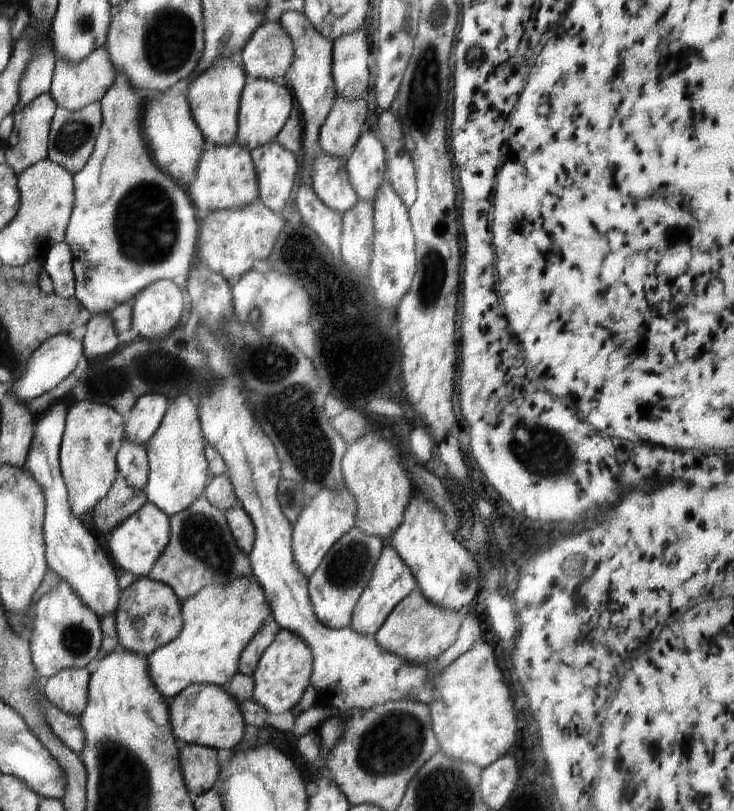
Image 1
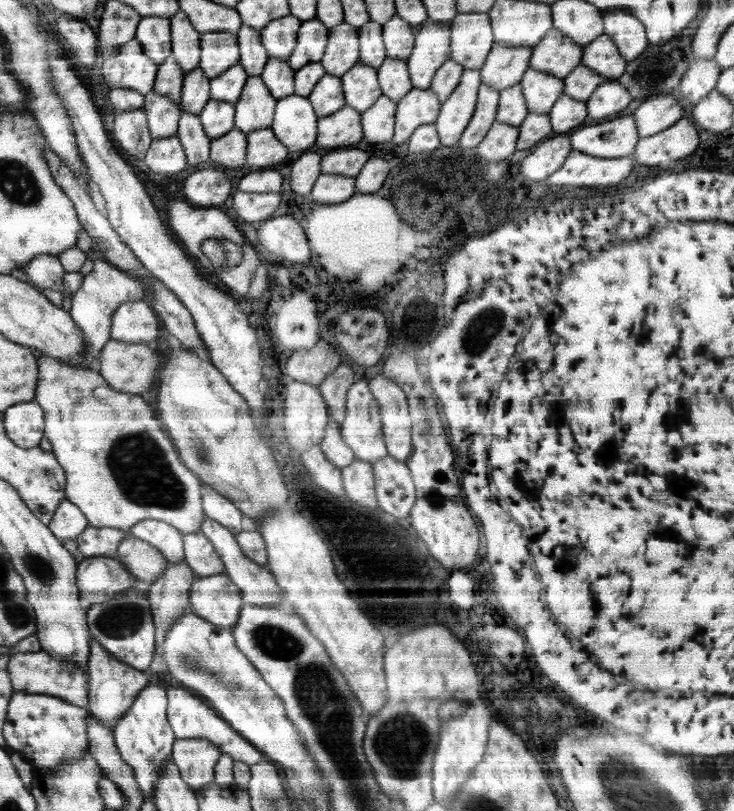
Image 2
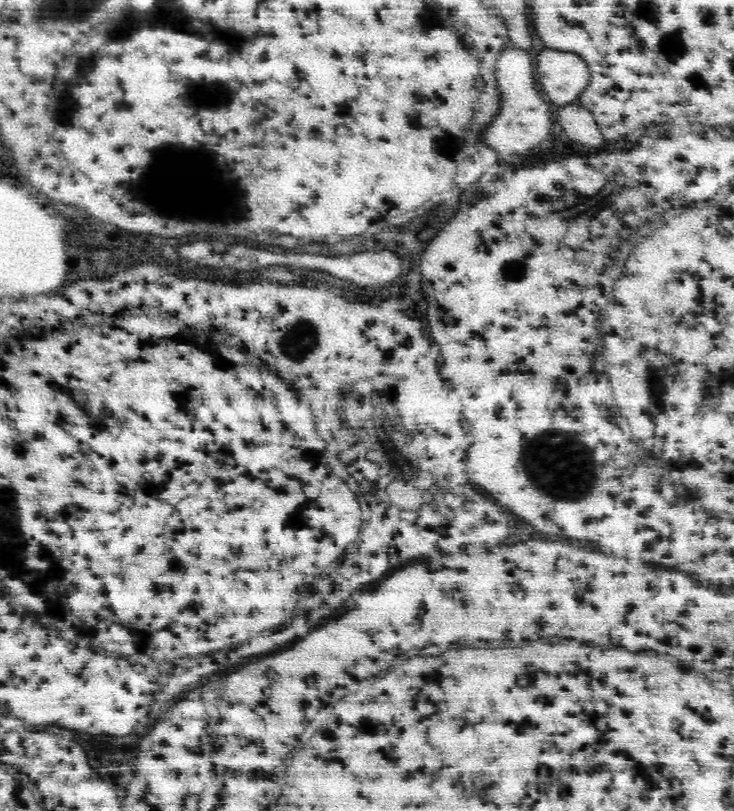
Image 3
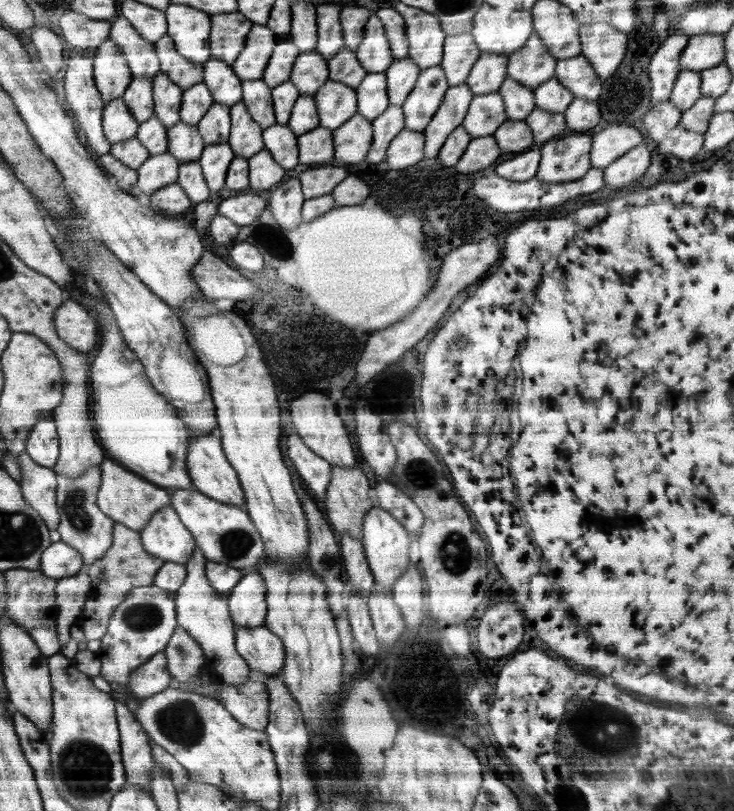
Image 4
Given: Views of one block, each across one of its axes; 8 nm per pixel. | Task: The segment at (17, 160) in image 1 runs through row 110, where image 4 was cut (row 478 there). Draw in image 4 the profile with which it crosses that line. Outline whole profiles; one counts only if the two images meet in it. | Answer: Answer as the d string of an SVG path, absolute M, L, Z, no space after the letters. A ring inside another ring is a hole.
M25 452L11 453L19 464L21 491L25 501L39 512L49 530L58 530L60 509L57 507L57 473L36 464Z

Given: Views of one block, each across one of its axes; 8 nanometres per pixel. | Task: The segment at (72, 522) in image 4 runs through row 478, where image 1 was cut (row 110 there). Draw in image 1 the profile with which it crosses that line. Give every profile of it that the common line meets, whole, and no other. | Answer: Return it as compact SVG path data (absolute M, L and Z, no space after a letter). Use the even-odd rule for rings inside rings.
M101 101L91 102L88 106L71 111L64 107L57 107L56 116L52 120L49 130L48 160L65 168L72 176L80 172L89 162L93 154L95 142L104 124L104 113L101 110Z

